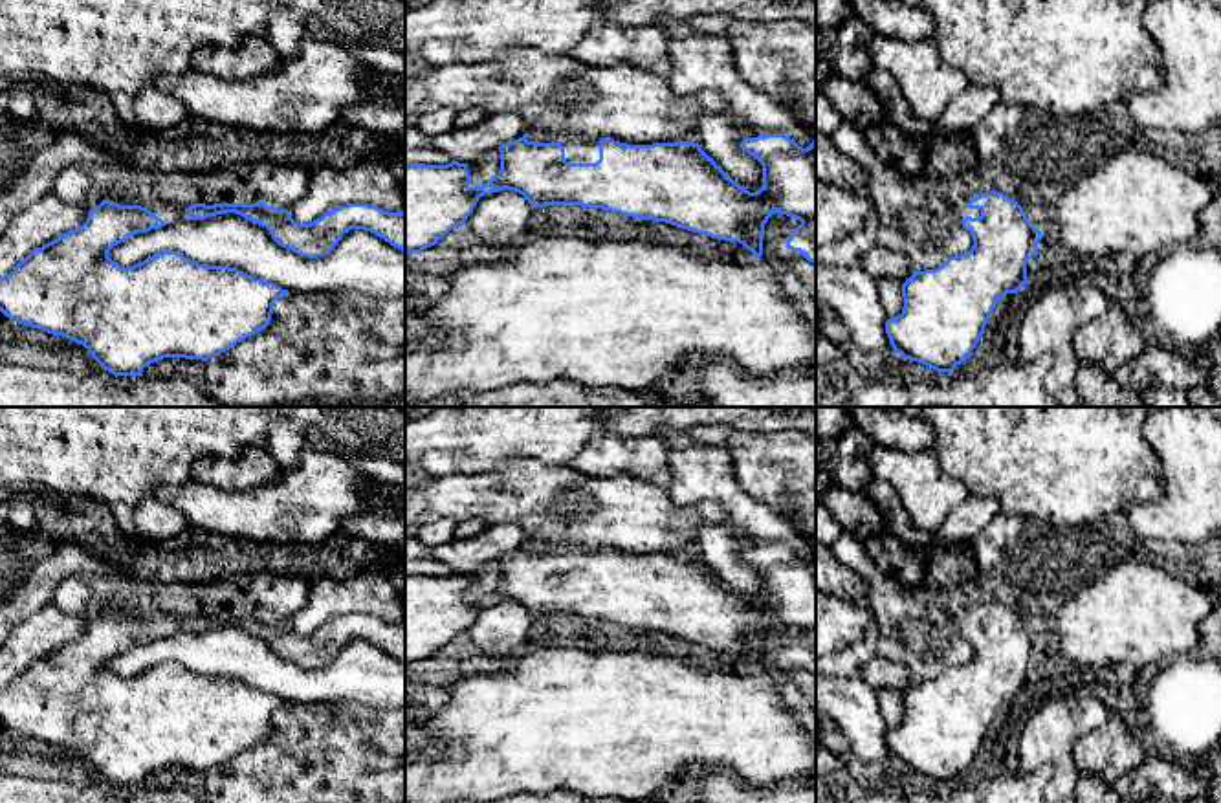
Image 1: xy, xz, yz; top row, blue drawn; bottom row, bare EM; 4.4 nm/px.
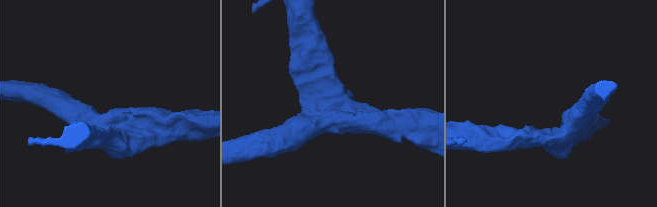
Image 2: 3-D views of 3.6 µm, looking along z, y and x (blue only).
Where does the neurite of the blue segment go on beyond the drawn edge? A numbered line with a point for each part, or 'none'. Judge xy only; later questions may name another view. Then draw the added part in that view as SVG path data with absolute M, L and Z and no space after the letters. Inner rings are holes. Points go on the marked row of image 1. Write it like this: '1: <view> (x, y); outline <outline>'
1: xy (169, 213); outline M160 205L160 207L148 207L148 211L152 211L158 218L161 218L167 224L172 222L182 222L182 220L189 220L189 207L178 207L178 205Z

